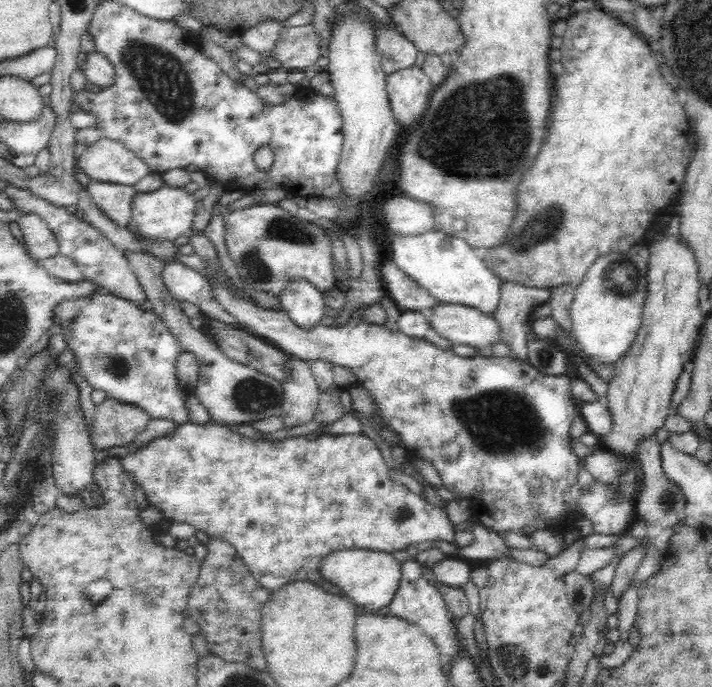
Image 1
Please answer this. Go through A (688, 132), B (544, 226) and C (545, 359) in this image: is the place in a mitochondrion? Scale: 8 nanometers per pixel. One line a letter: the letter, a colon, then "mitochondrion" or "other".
A: other
B: mitochondrion
C: mitochondrion

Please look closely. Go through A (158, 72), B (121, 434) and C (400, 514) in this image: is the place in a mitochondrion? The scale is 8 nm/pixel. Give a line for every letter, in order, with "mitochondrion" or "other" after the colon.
A: mitochondrion
B: other
C: mitochondrion

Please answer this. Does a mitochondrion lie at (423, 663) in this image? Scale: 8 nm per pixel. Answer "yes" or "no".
no

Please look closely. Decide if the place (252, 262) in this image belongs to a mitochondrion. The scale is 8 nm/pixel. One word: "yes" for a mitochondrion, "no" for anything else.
yes

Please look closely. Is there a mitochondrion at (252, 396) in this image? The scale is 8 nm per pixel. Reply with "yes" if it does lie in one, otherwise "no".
yes

